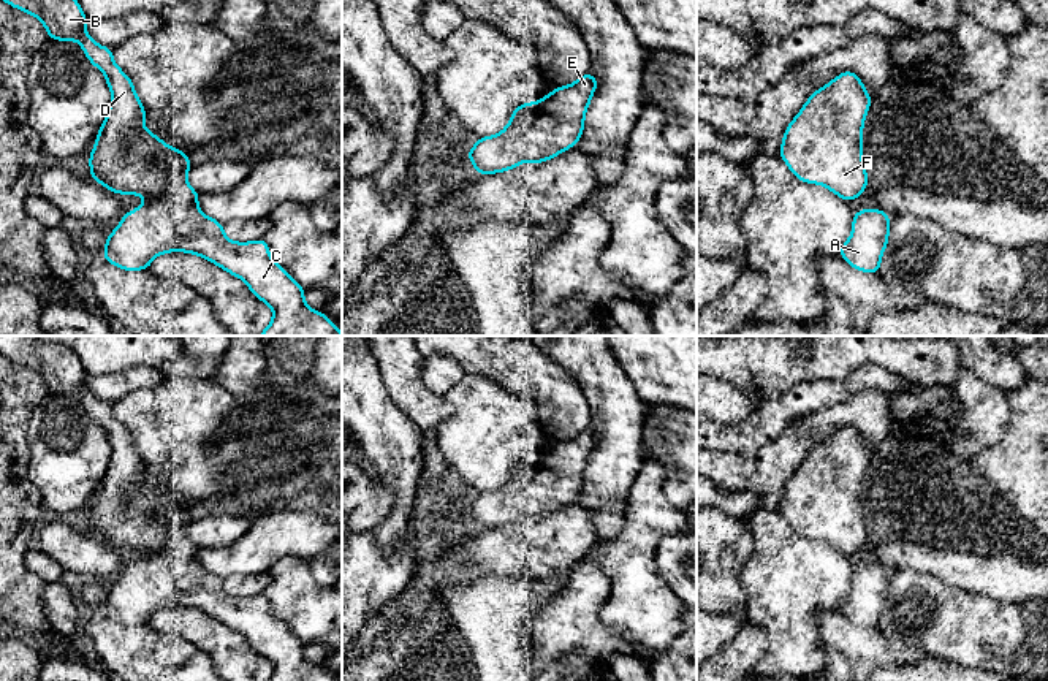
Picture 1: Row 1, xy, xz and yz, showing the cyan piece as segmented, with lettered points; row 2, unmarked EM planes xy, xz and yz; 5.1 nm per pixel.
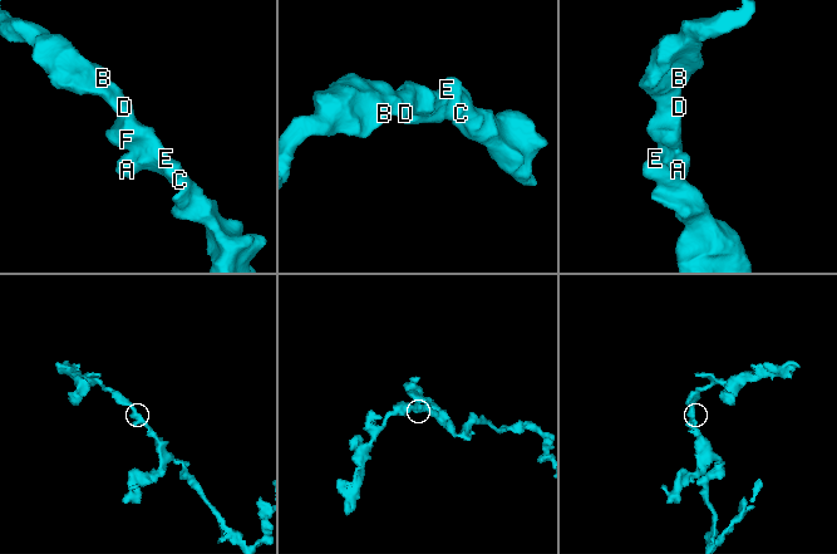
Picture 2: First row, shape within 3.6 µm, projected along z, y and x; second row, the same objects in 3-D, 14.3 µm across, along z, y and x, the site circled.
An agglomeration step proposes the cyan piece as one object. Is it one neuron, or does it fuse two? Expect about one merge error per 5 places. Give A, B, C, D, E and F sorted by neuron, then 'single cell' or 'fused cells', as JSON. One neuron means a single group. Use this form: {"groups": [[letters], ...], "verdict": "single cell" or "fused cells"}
{"groups": [["A", "B", "C", "D", "E", "F"]], "verdict": "single cell"}

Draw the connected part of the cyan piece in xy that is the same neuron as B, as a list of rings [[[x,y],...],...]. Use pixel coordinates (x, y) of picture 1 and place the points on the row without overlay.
[[[0,336],[0,353],[38,372],[51,394],[76,394],[106,431],[112,455],[89,513],[92,535],[120,551],[147,553],[106,592],[103,611],[109,618],[141,626],[161,608],[195,608],[242,633],[274,665],[269,681],[334,681],[326,668],[307,660],[304,643],[271,613],[264,594],[233,597],[220,576],[199,565],[199,548],[185,532],[190,513],[146,485],[146,464],[131,434],[114,418],[112,404],[87,390],[87,372],[70,347],[33,336]]]

